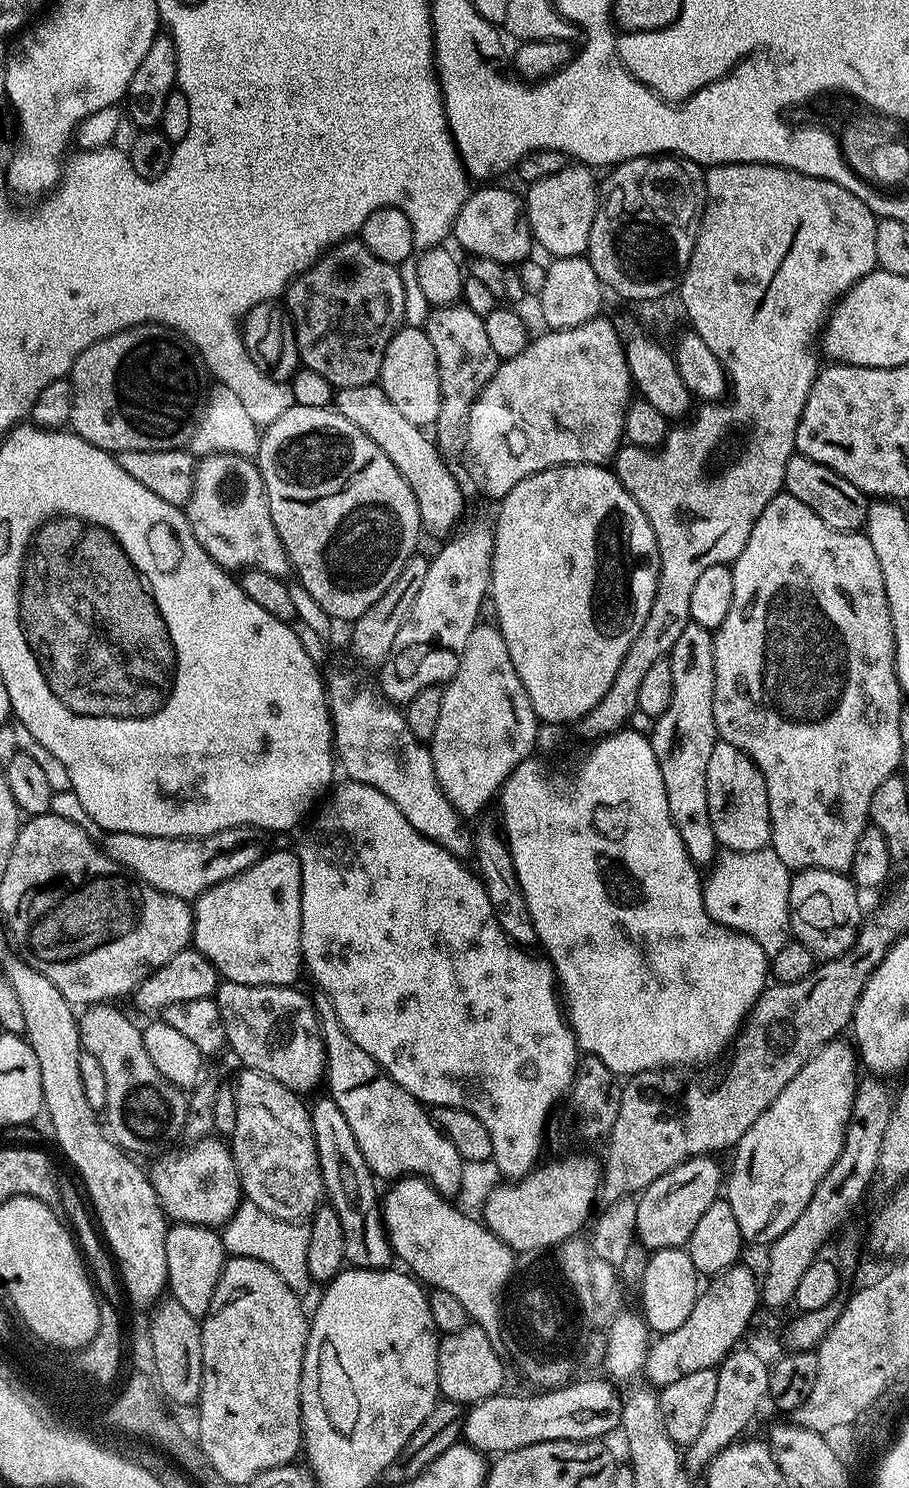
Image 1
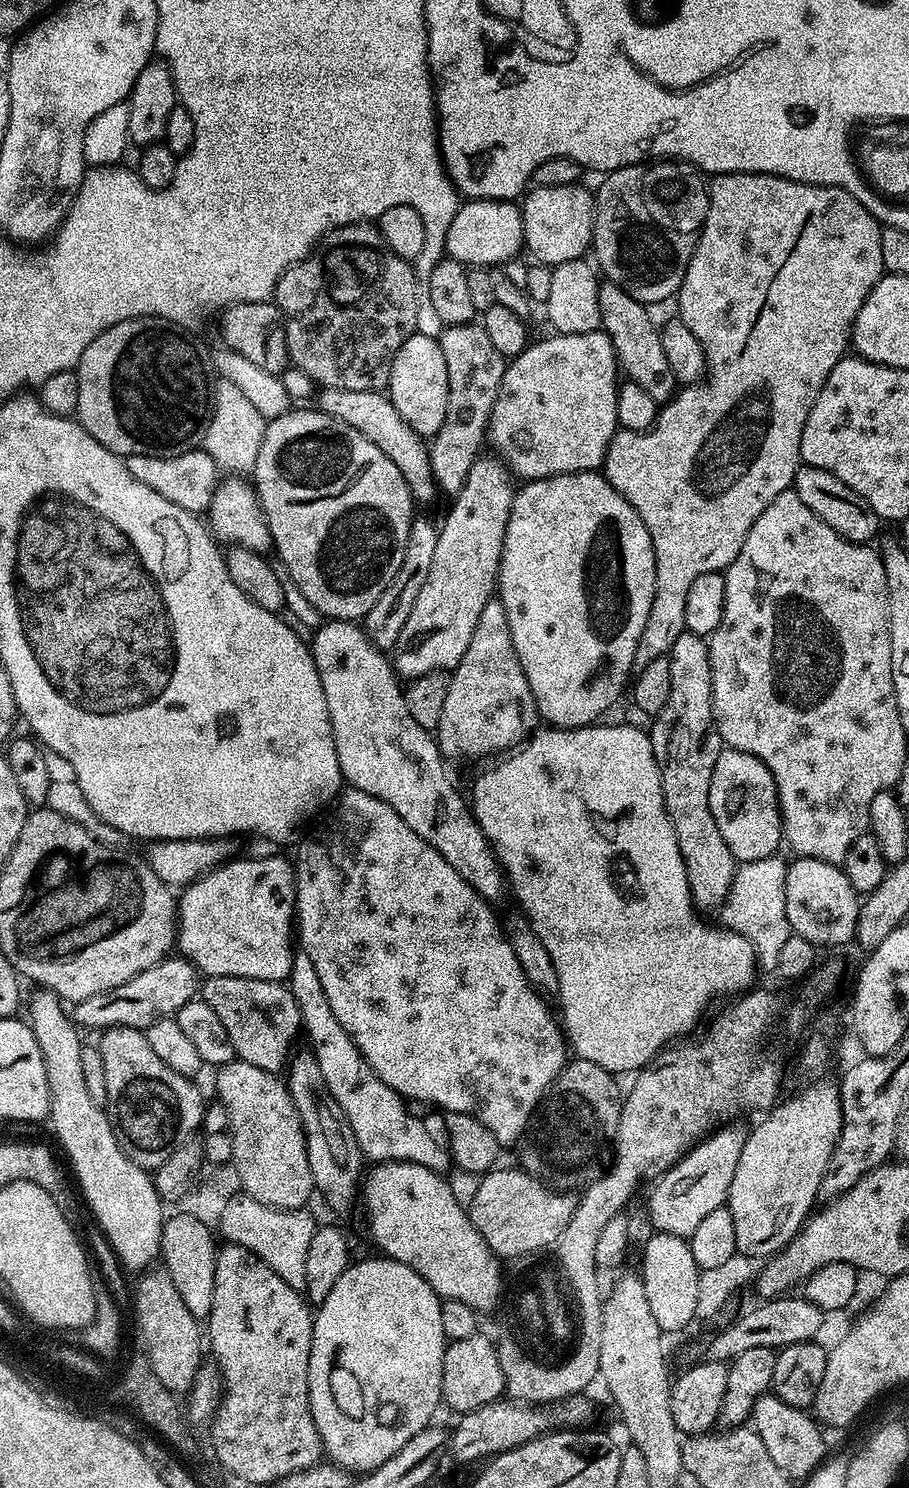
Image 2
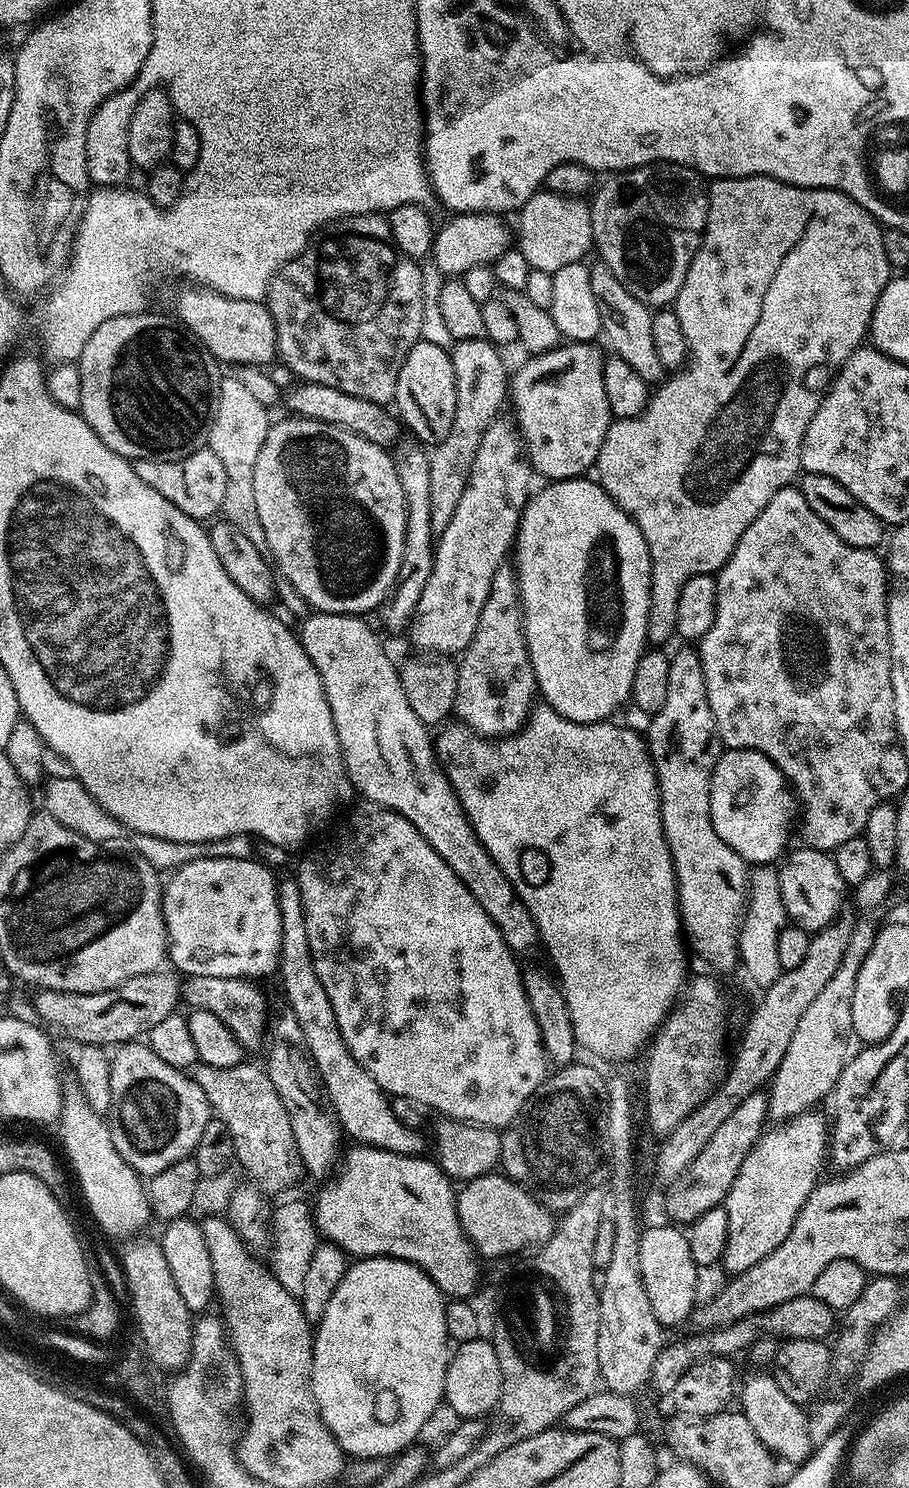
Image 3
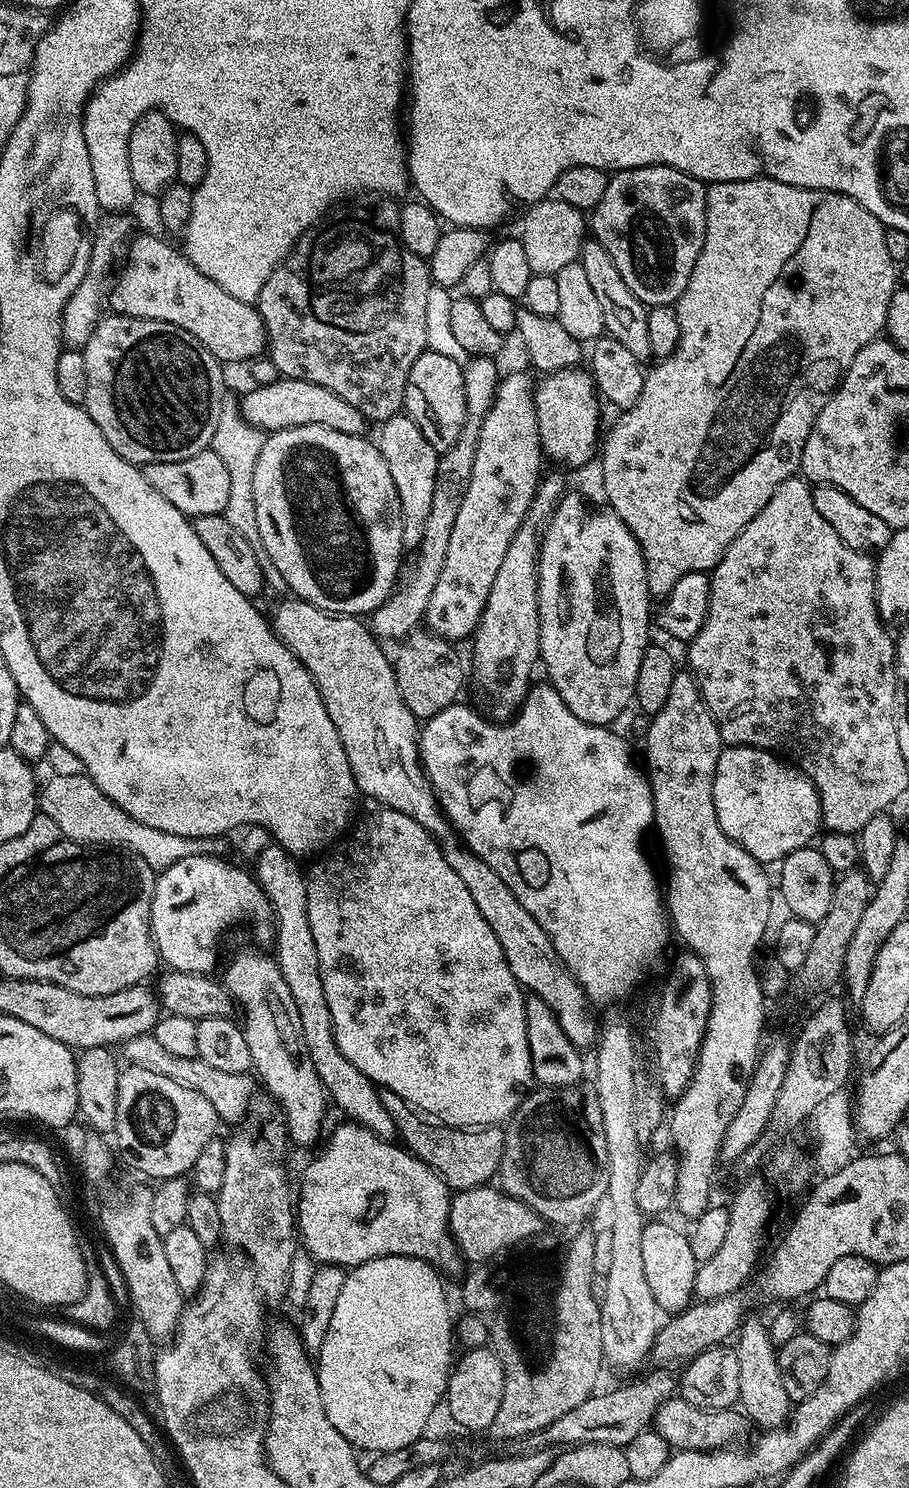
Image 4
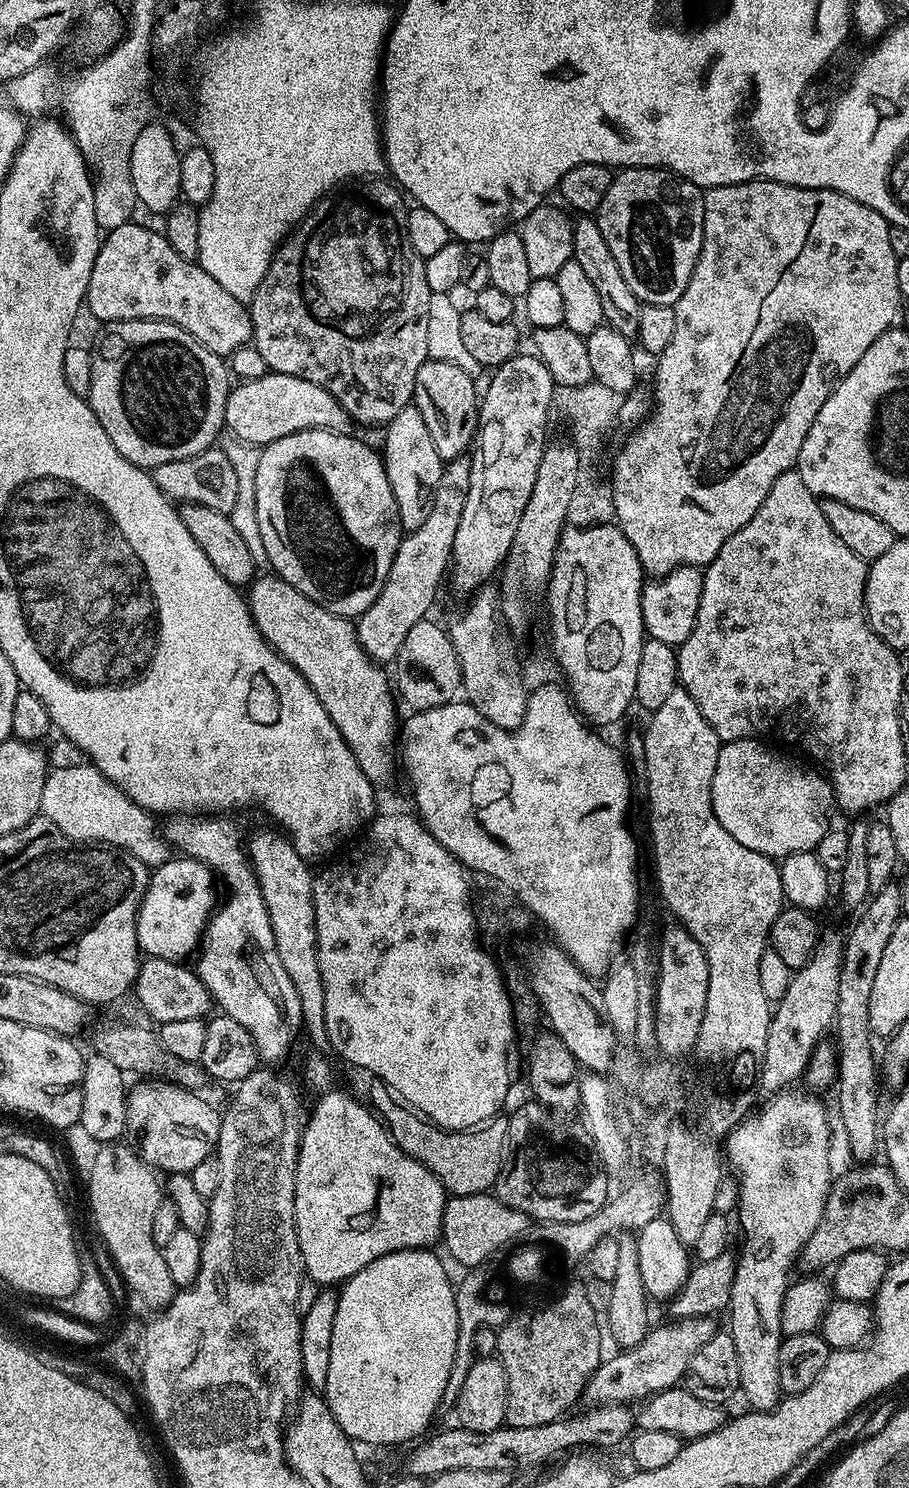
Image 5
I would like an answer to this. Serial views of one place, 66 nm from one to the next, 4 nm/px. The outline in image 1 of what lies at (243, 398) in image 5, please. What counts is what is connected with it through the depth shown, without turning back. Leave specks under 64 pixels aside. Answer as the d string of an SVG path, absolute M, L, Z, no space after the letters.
M379 383L335 389L334 407L342 418L354 422L354 426L358 426L358 430L362 430L362 434L366 434L366 438L370 438L370 442L374 442L374 446L394 462L398 474L406 478L406 486L414 490L418 502L420 527L427 535L429 532L439 538L447 537L465 519L464 492L455 474L448 469L449 463L436 447L435 439L425 429L406 419L395 408L394 402L386 398Z

